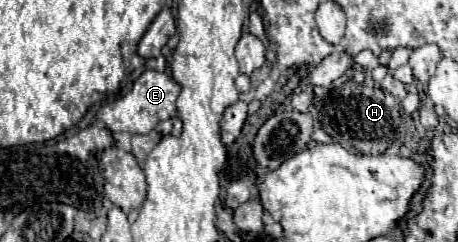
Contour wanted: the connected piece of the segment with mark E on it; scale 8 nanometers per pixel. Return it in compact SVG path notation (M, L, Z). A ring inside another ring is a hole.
M144 70L142 76L134 82L132 90L114 102L106 102L98 108L96 120L102 122L110 132L130 132L130 134L148 134L158 122L176 116L176 98L180 86L164 72Z

